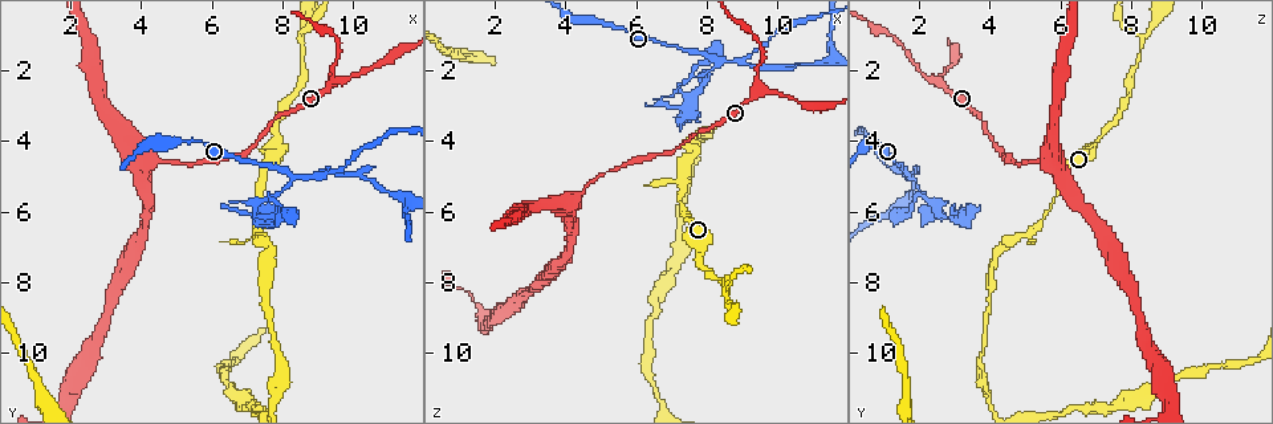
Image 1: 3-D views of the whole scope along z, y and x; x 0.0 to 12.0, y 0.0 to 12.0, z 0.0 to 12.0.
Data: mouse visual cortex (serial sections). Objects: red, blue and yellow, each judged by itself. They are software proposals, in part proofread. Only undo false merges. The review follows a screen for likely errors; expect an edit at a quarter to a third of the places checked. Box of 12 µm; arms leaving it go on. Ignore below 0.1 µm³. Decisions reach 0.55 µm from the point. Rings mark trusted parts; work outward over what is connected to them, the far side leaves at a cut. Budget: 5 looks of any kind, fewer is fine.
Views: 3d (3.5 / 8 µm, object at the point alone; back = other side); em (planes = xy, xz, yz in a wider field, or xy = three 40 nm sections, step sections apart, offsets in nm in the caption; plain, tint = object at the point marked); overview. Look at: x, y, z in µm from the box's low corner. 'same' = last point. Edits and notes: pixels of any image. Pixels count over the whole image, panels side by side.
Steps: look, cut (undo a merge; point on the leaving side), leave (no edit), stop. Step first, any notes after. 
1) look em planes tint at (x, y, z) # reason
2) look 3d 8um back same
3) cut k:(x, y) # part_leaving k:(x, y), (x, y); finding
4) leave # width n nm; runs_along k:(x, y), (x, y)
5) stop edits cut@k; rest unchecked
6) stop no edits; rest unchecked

look 3d 3.5um at (9.4, 2.3, 2.6) # three-way junction

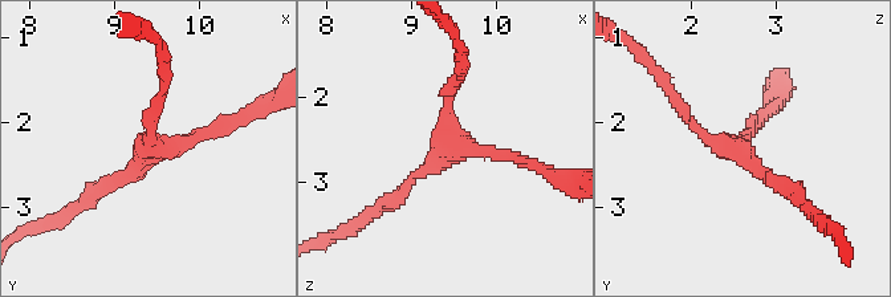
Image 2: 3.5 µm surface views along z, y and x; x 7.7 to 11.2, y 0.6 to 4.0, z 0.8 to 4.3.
look em xy step 1 tint at (9.45, 2.35, 2.55) # arms 3; arm_widths 150, 150, 200 nm; shape alone is not enough

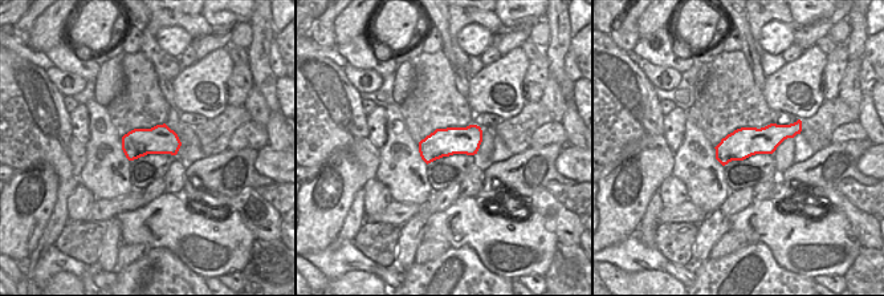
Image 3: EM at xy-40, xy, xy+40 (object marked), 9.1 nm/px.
leave # runs_along 3:(794, 126), (718, 155); all the same cell

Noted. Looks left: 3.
look 3d 8um at (8.6, 1.2, 8.3) # branch point

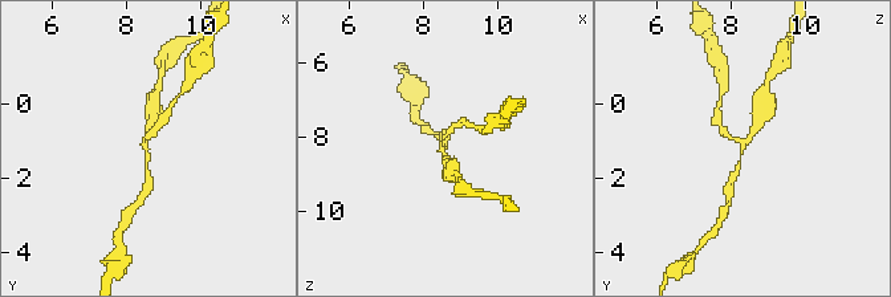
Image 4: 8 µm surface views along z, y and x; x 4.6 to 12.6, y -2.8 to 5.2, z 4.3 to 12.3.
look 3d 3.5um back at (8.5, 1.2, 8.3)

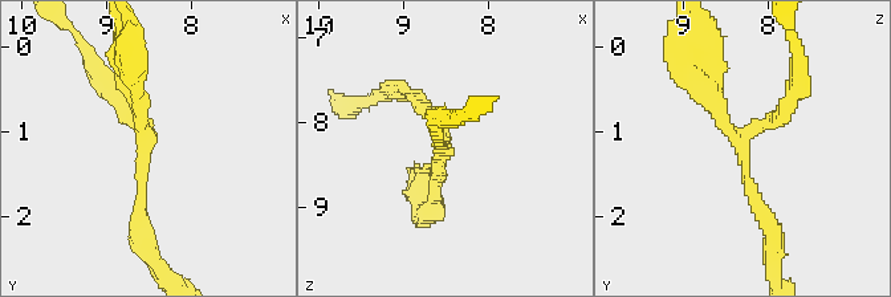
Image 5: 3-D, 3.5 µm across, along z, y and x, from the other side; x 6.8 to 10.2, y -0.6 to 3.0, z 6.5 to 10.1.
look em xy step 5 tint at (8.55, 1.15, 8.25)

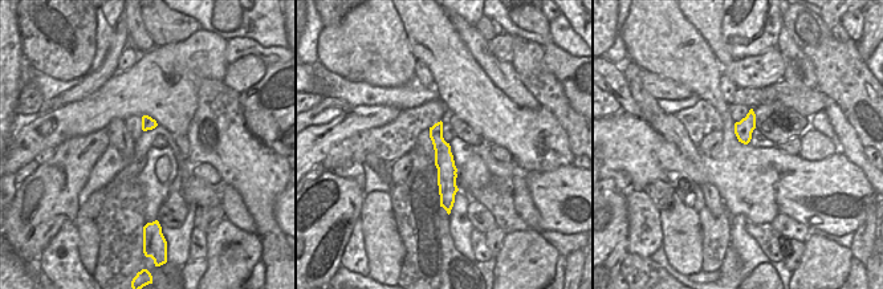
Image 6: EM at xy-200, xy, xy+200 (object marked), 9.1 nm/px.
leave # runs_along 5:(769, 223), (749, 187), (743, 142), (684, 77); one cell here

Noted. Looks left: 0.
stop no edits; rest unchecked

